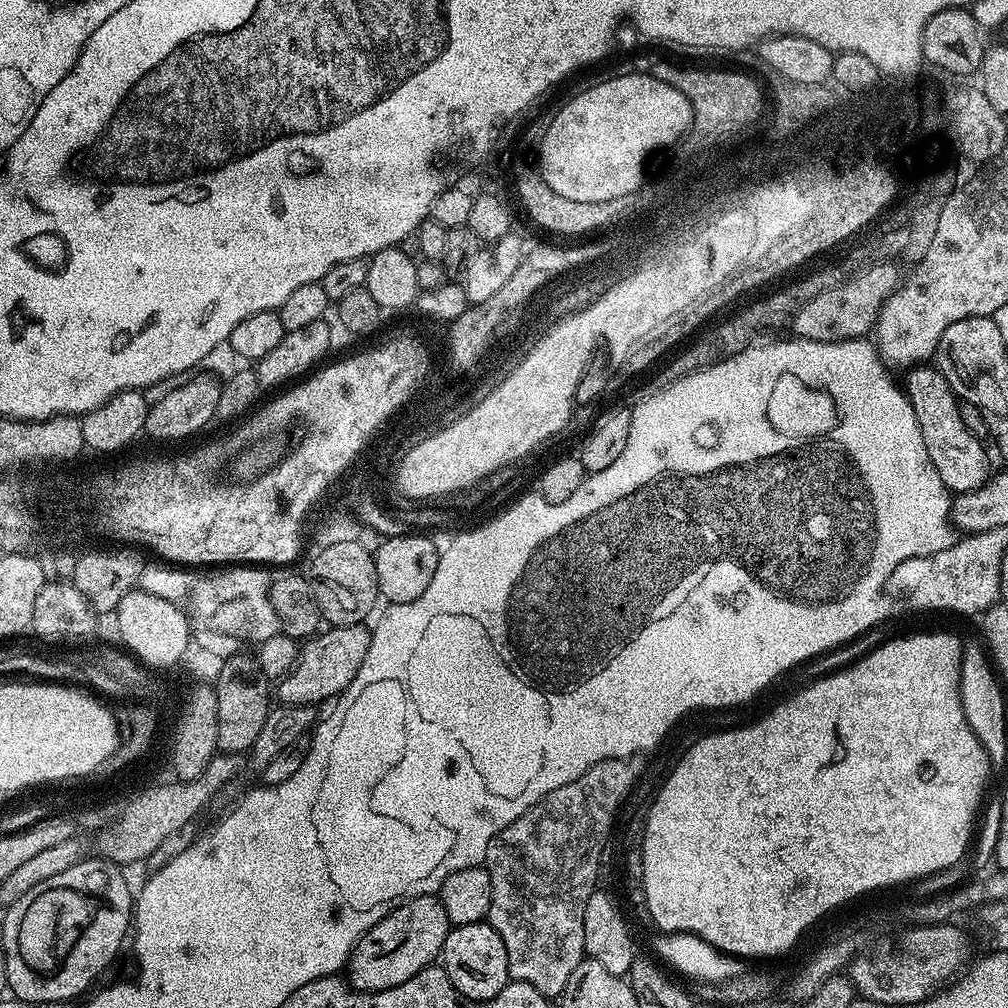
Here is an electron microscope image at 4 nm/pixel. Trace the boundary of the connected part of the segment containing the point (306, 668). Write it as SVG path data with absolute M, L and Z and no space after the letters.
M363 623L328 626L305 639L295 663L279 681L279 703L284 706L320 706L323 700L331 701L345 692L358 674L358 666L362 666L366 650L370 650L372 633L364 627Z

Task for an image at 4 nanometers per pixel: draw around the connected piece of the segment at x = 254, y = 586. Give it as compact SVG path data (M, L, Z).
M232 566L217 572L220 572L217 576L208 576L191 585L190 616L193 621L201 620L208 627L205 629L222 636L233 636L239 642L253 640L256 646L280 632L280 619L269 592L270 576L264 573L267 571L263 567Z

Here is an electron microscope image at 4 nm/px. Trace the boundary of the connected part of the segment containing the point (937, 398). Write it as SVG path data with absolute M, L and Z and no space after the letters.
M912 366L907 369L906 375L908 377L904 380L902 391L912 403L914 418L918 418L918 430L922 430L922 442L926 442L926 450L930 454L930 462L934 462L934 470L938 470L938 478L942 478L949 493L976 491L990 476L988 456L984 453L983 446L980 445L983 444L981 437L970 434L970 430L966 430L966 422L962 422L961 401L946 382L946 378L934 366Z

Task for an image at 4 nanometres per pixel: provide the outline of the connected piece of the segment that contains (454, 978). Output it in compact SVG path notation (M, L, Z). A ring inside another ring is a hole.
M487 922L458 924L449 931L442 953L442 966L456 989L471 1000L494 998L510 982L506 946Z

